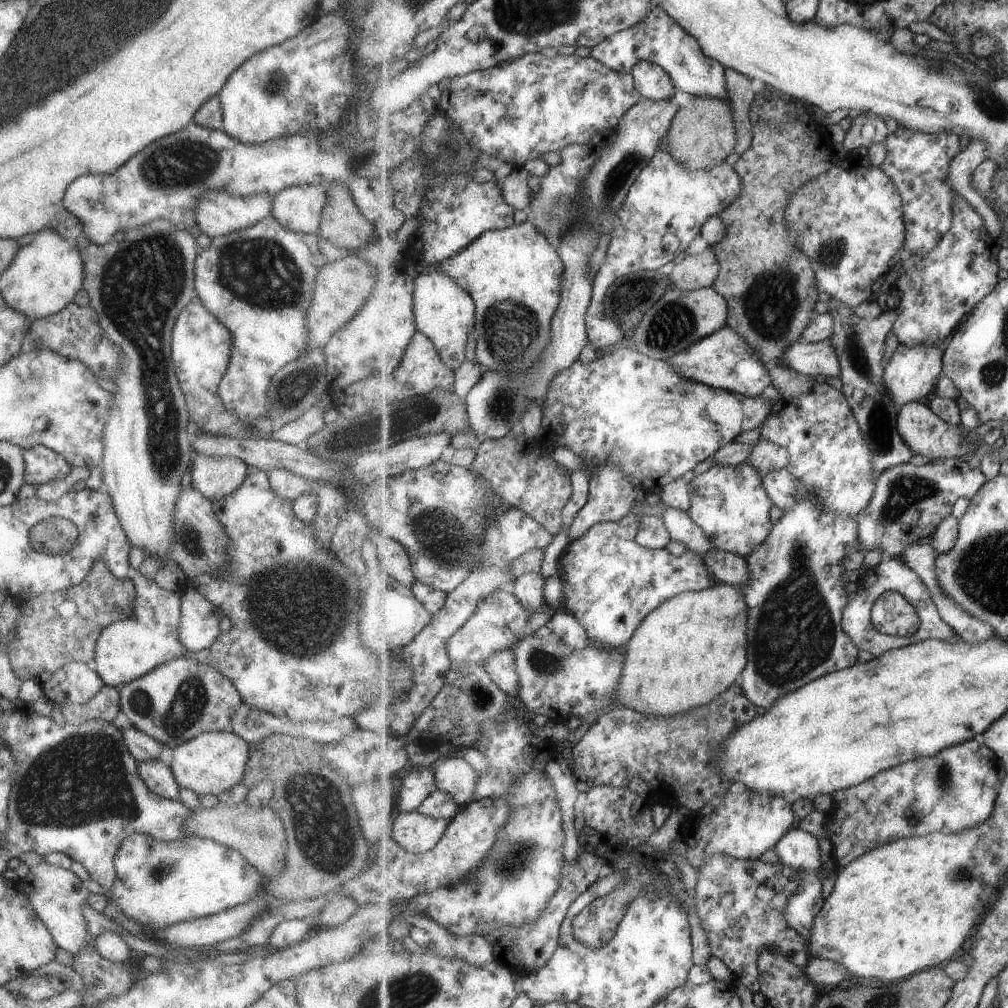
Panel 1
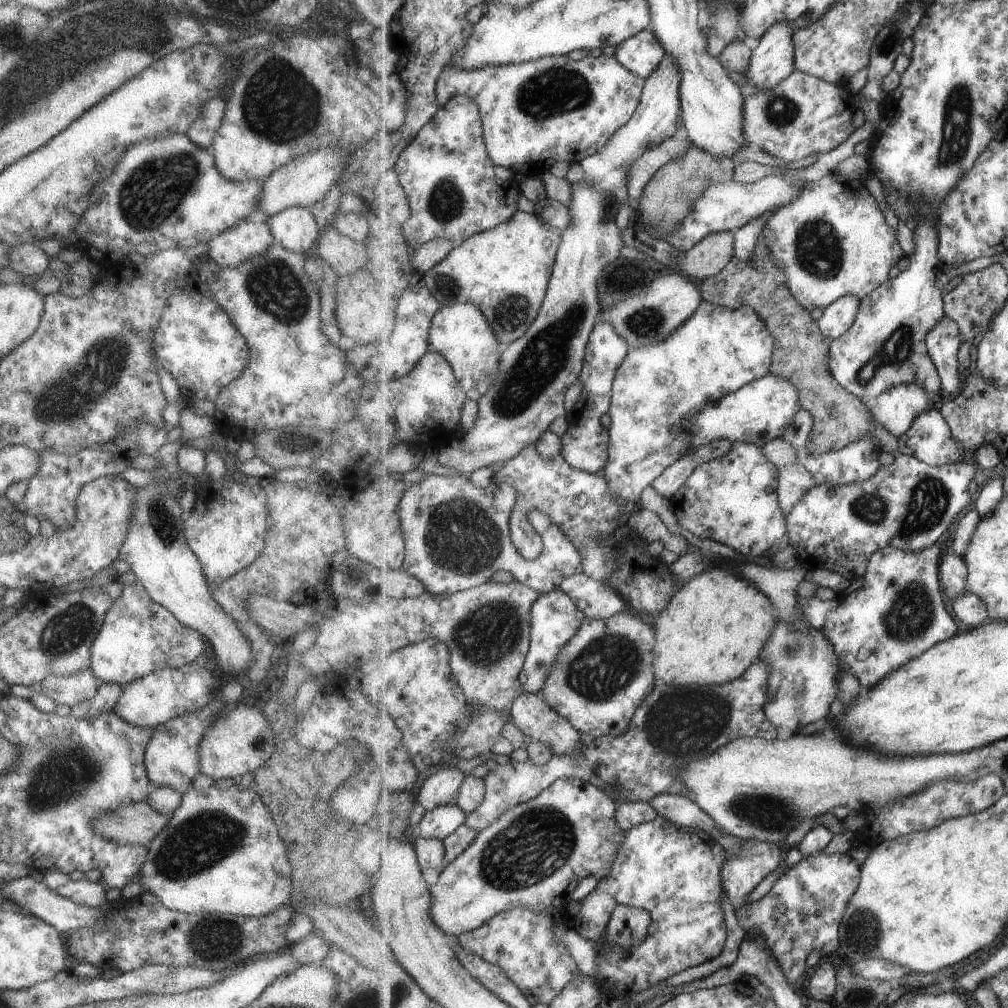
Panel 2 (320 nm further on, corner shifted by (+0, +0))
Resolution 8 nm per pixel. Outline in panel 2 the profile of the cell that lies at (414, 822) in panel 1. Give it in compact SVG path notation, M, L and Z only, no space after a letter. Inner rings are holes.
M416 835L414 843L425 880L430 886L433 886L438 881L440 872L448 865L445 863L446 846L444 841Z

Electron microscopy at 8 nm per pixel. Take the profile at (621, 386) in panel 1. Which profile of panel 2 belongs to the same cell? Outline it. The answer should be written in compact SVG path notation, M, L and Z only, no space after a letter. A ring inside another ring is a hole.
M769 373L746 384L737 392L724 396L718 403L706 405L689 416L690 422L686 425L692 434L692 446L689 450L719 439L729 439L732 443L747 441L764 447L785 434L799 408L800 392L796 384Z

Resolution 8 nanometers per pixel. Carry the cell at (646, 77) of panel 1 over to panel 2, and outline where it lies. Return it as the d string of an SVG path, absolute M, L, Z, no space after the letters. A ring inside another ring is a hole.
M647 28L616 47L614 56L625 68L646 79L657 70L666 54L656 33Z

